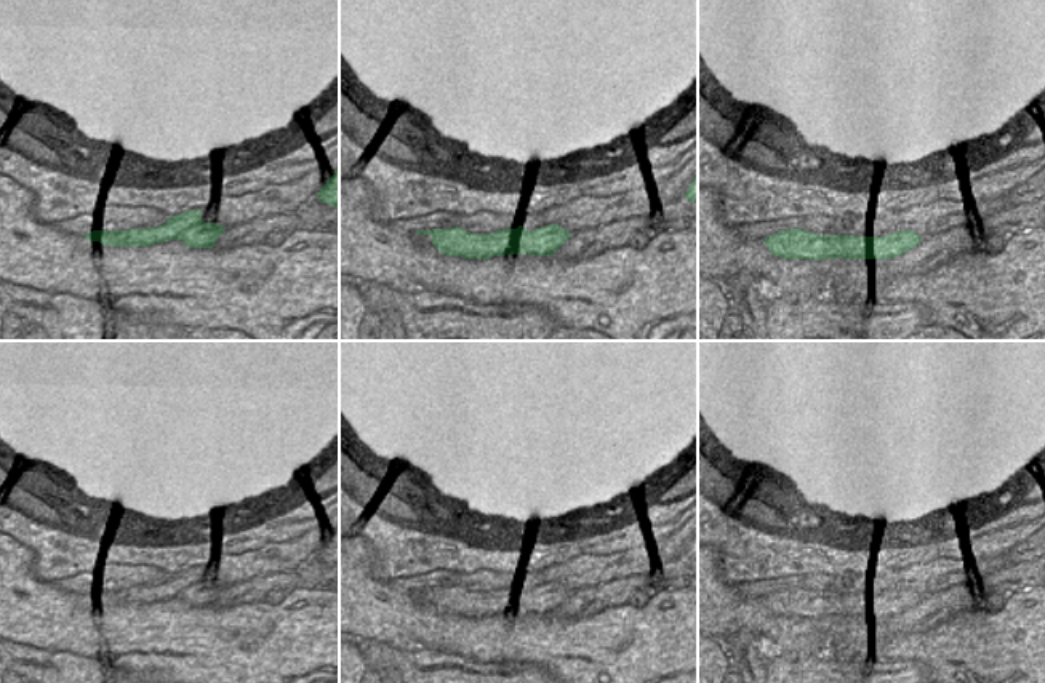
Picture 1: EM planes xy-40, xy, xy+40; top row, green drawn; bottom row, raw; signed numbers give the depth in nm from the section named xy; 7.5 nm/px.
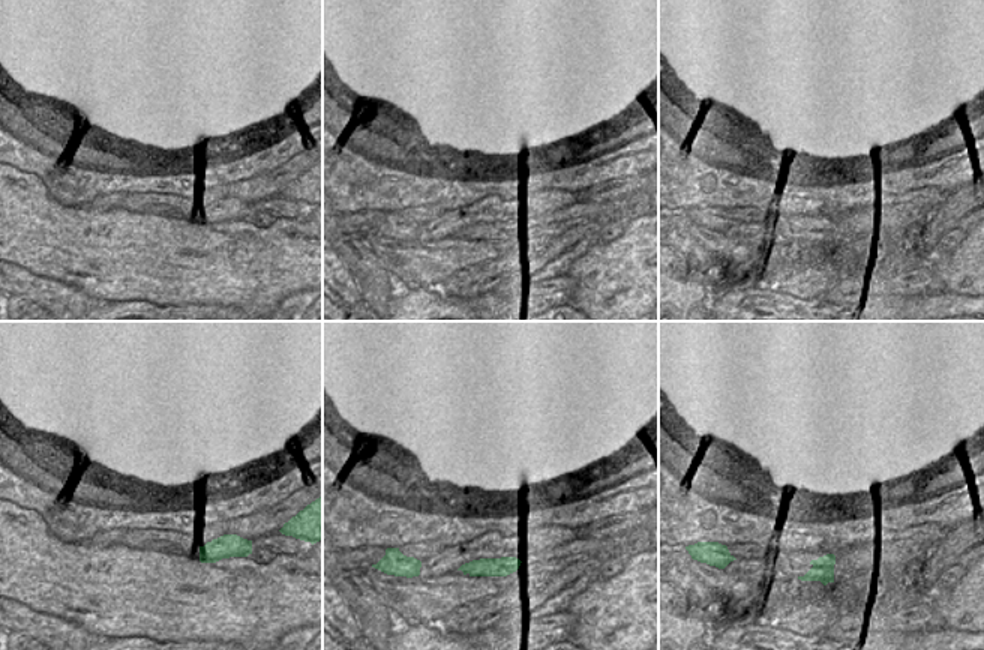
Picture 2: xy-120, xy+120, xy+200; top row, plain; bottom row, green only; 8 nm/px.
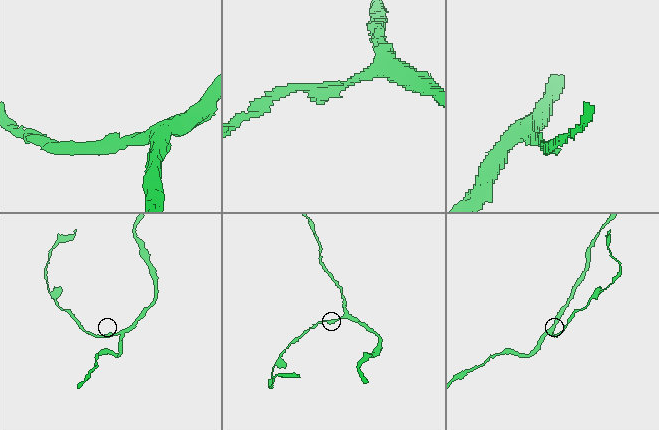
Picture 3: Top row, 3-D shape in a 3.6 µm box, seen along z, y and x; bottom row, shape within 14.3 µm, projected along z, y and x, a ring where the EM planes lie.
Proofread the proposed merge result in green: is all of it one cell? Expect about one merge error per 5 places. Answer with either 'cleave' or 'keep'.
cleave

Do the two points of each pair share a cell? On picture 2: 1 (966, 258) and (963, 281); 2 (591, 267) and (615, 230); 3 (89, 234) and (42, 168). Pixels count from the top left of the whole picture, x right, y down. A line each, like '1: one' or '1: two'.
1: one
2: two
3: two

